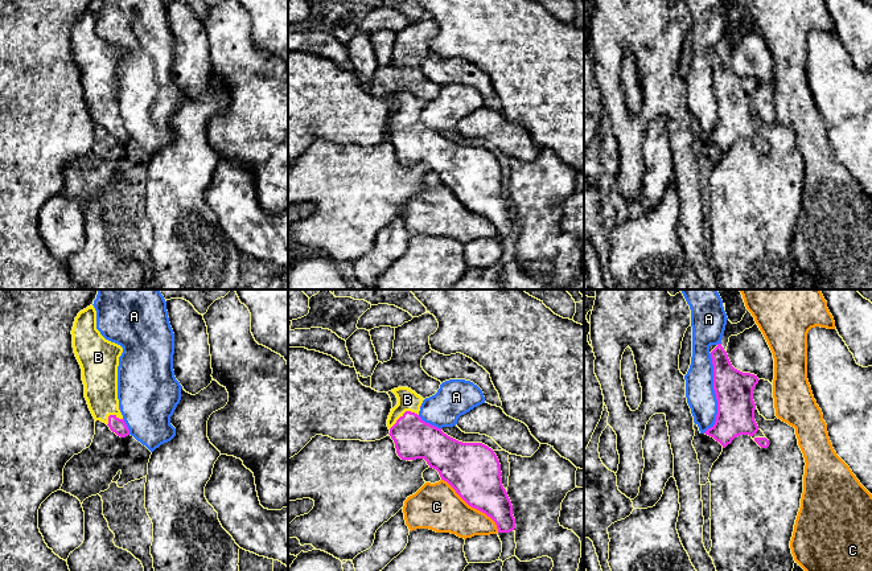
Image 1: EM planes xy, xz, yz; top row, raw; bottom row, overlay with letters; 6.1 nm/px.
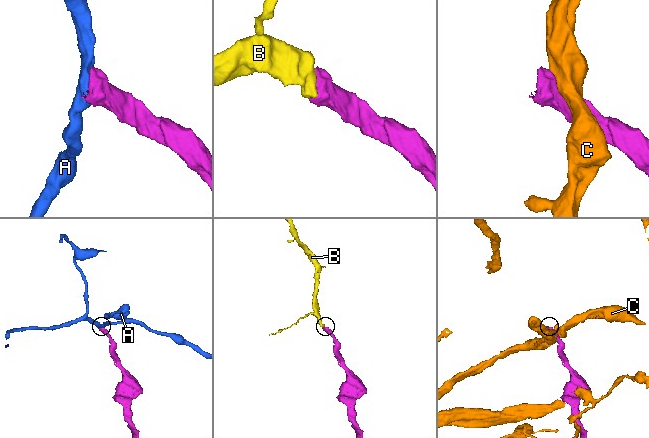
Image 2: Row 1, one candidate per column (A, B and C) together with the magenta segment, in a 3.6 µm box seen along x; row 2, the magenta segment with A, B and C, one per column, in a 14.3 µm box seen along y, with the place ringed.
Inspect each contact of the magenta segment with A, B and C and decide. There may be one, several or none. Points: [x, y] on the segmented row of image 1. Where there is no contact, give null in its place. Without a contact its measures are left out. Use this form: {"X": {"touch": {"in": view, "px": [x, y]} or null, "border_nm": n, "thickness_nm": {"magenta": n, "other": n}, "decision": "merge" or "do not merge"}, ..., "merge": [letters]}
{"A": {"touch": {"in": "yz", "px": [715, 393]}, "border_nm": 500, "thickness_nm": {"magenta": 240, "other": 180}, "decision": "do not merge"}, "B": {"touch": {"in": "xz", "px": [403, 414]}, "border_nm": 200, "thickness_nm": {"magenta": 240, "other": 130}, "decision": "merge"}, "C": {"touch": {"in": "xz", "px": [473, 506]}, "border_nm": 480, "thickness_nm": {"magenta": 320, "other": 280}, "decision": "do not merge"}, "merge": ["B"]}

